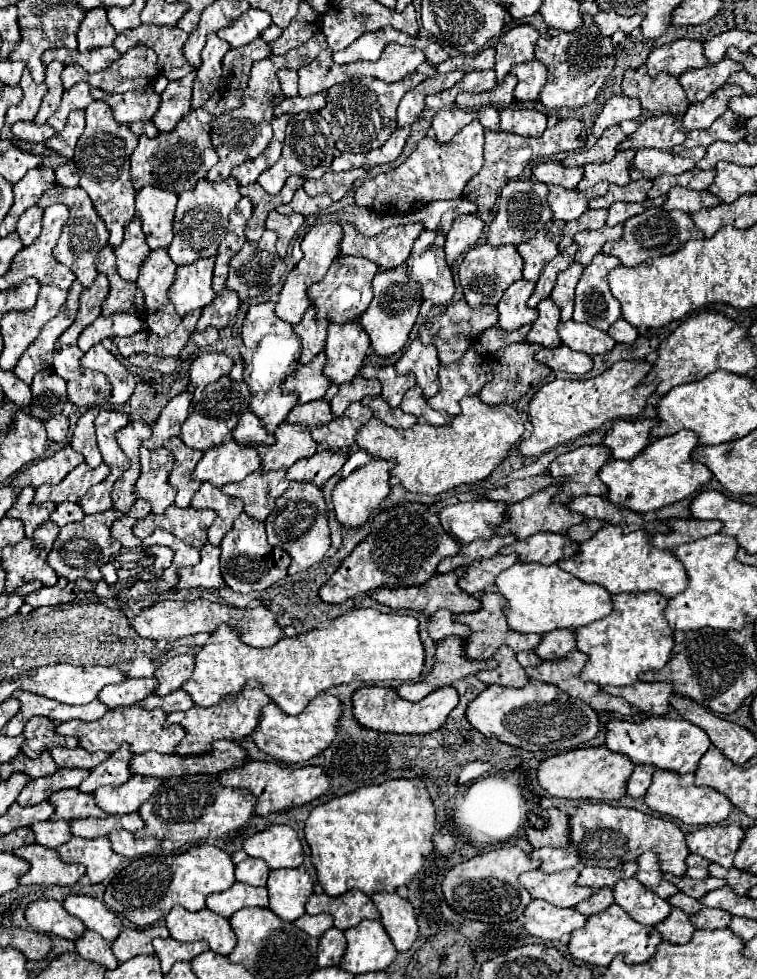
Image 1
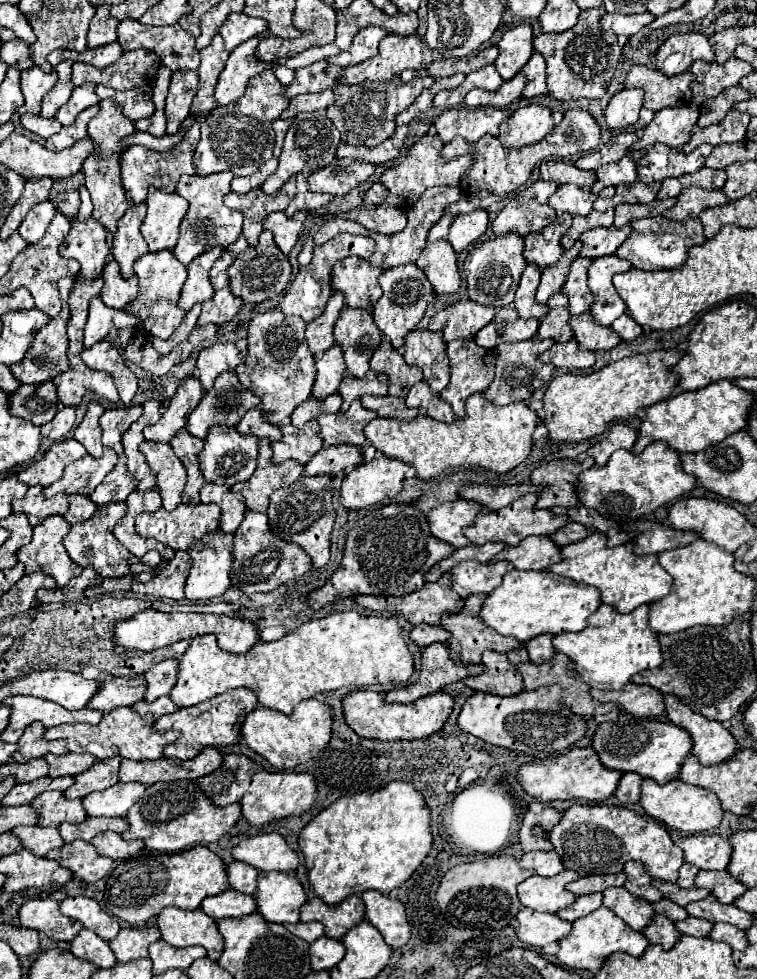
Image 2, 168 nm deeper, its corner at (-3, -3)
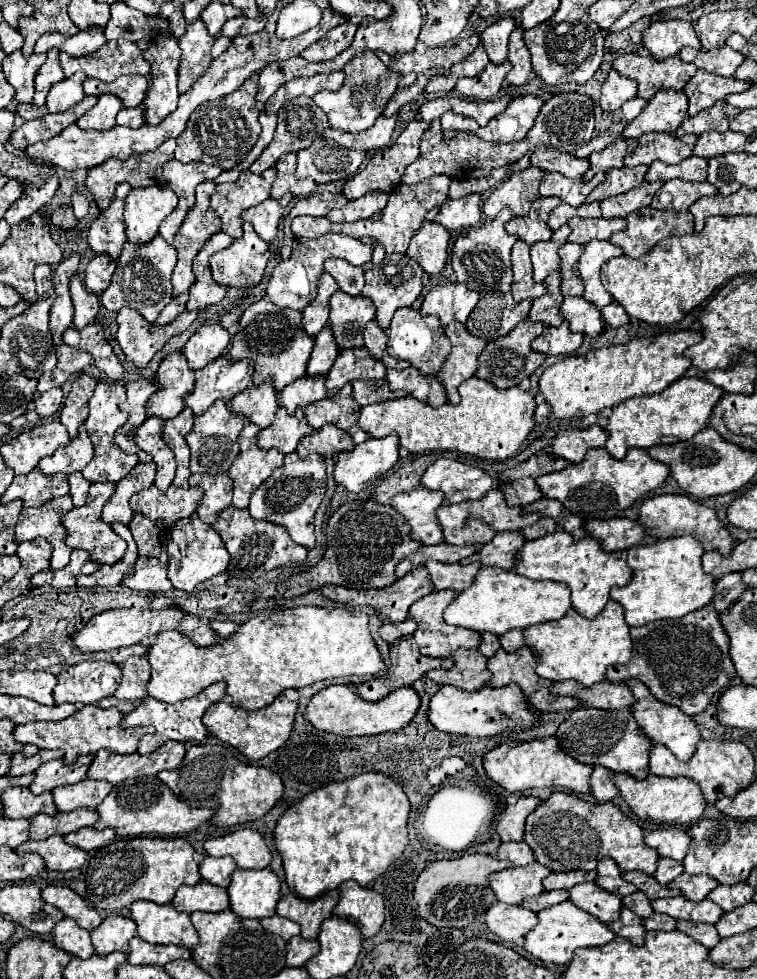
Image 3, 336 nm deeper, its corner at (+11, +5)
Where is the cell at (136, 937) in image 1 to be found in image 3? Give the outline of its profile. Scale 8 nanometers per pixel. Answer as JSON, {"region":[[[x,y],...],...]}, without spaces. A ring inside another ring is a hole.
{"region":[[[110,914],[102,920],[102,924],[98,928],[94,928],[90,932],[90,936],[92,936],[96,954],[108,954],[114,950],[128,954],[128,950],[130,950],[128,942],[136,936],[136,924],[128,916]]]}

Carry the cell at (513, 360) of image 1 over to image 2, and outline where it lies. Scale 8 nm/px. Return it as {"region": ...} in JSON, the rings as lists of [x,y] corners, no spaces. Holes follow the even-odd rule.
{"region":[[[524,340],[524,342],[504,342],[498,344],[494,348],[494,356],[496,356],[496,378],[490,384],[490,388],[484,392],[484,396],[496,404],[496,406],[504,406],[504,404],[512,404],[512,402],[522,402],[526,398],[530,398],[538,388],[542,388],[546,382],[550,382],[554,366],[552,364],[544,364],[540,360],[540,354],[544,350],[548,350],[554,342],[552,340]]]}

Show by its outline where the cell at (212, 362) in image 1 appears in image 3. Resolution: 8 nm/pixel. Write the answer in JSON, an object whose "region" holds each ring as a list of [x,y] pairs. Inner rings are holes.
{"region":[[[210,324],[194,332],[182,352],[188,360],[188,366],[192,370],[200,370],[218,356],[226,354],[228,344],[230,344],[230,334],[220,324]]]}

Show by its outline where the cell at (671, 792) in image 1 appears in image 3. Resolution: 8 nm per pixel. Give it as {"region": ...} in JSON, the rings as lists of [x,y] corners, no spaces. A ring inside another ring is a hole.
{"region":[[[614,776],[614,784],[628,804],[628,808],[640,818],[650,822],[666,822],[666,824],[692,824],[696,822],[704,808],[706,800],[696,786],[696,782],[686,778],[660,778],[660,776],[646,776],[644,780],[634,780],[632,776]]]}

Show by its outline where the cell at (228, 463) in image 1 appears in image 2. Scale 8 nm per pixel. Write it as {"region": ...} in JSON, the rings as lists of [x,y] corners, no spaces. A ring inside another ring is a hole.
{"region":[[[212,428],[204,440],[204,450],[198,454],[200,468],[206,482],[234,486],[236,482],[248,480],[256,470],[258,456],[258,438],[256,436],[240,436],[234,428]]]}

